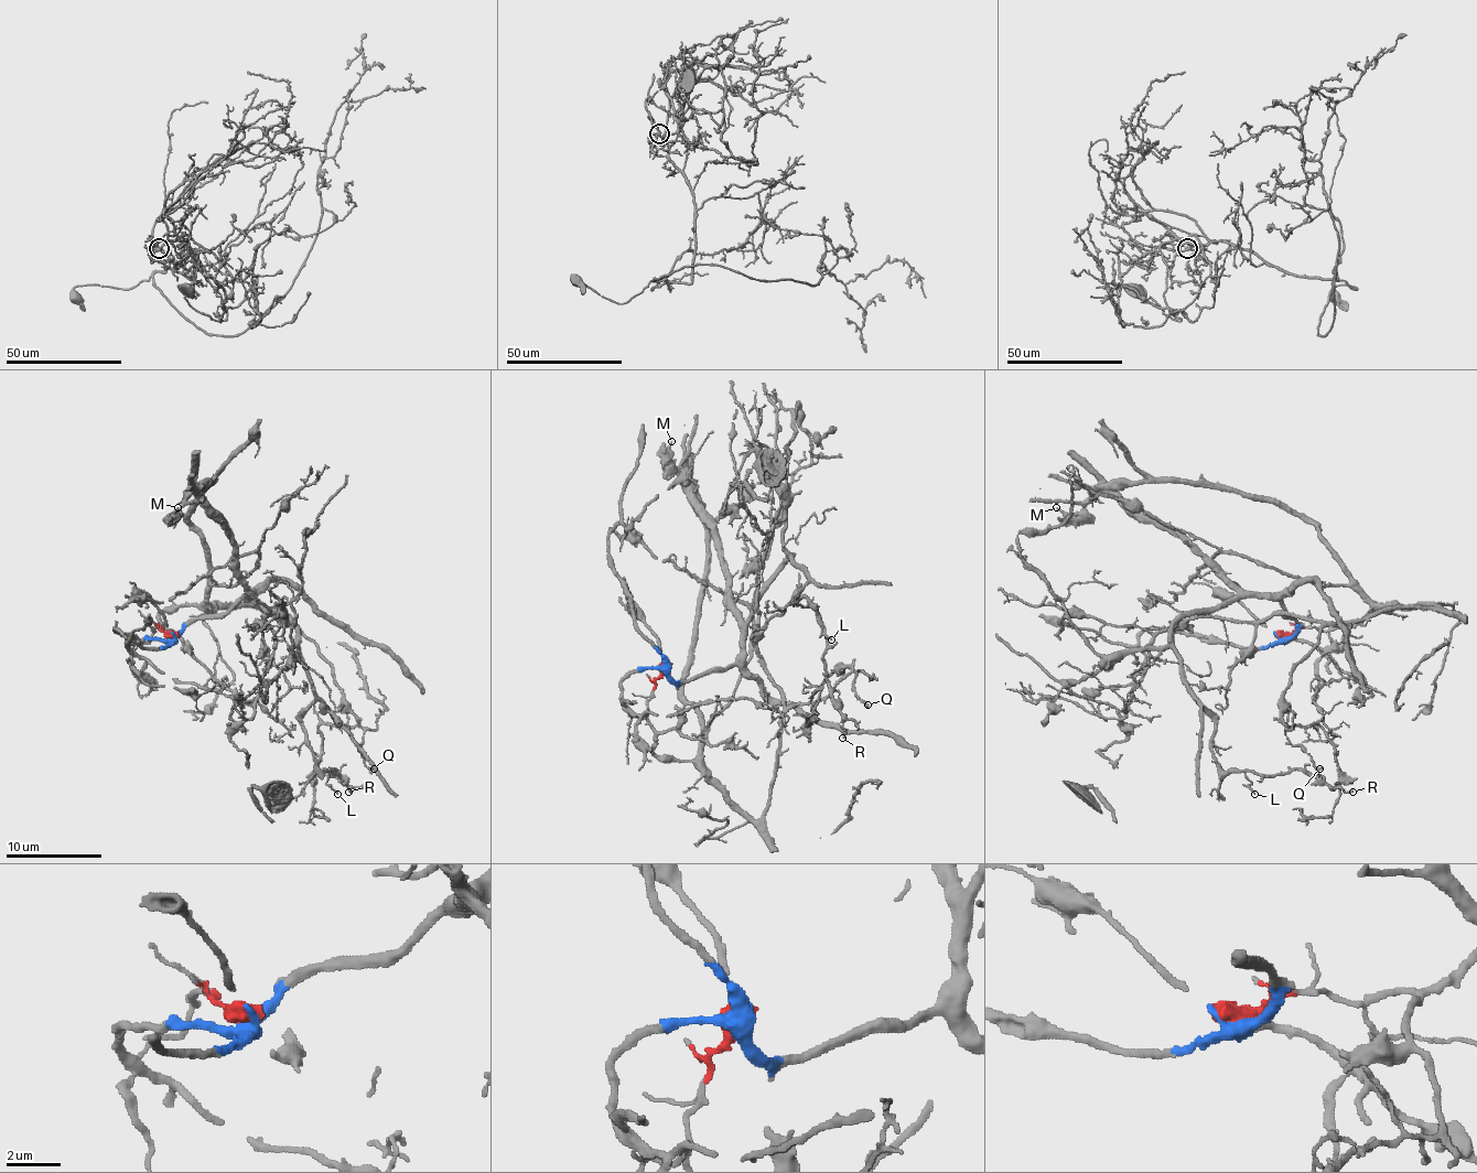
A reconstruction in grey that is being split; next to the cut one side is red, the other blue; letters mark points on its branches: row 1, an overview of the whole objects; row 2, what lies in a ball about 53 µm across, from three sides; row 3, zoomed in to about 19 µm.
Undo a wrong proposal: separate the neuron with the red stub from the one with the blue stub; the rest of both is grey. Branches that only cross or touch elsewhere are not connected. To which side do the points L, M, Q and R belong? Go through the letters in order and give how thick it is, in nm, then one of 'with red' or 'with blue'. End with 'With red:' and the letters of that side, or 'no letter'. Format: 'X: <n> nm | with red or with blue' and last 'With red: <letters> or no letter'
L: 130 nm | with blue
M: 160 nm | with blue
Q: 220 nm | with red
R: 130 nm | with blue
With red: Q

